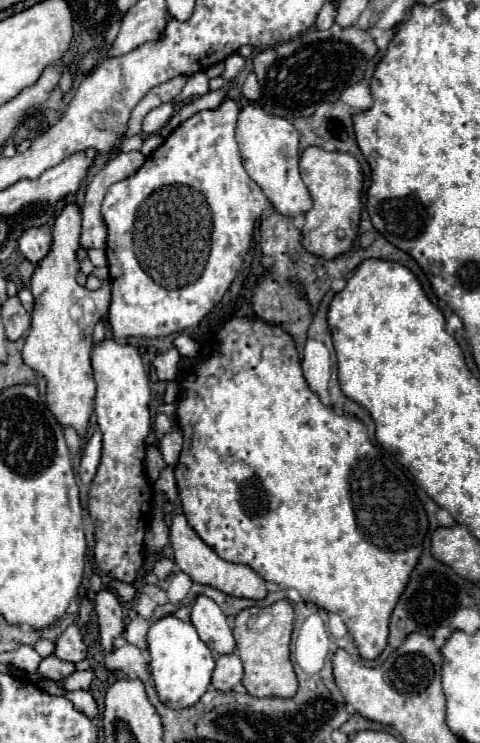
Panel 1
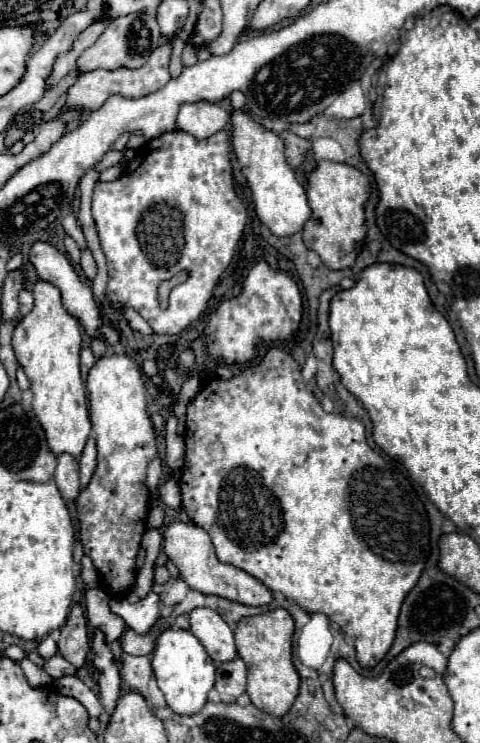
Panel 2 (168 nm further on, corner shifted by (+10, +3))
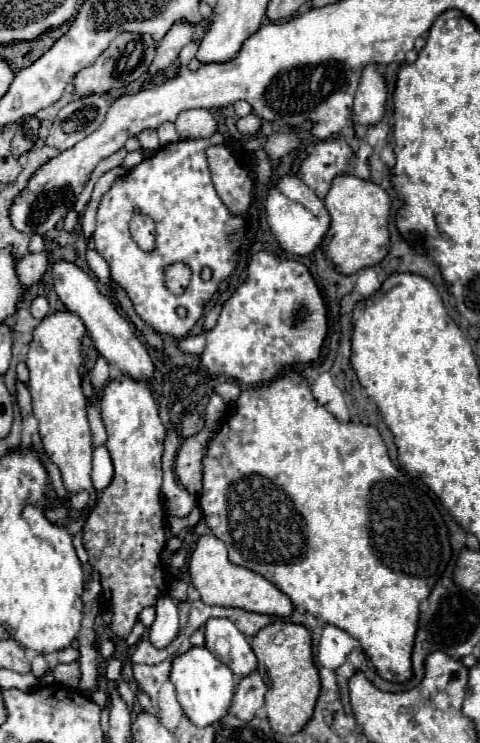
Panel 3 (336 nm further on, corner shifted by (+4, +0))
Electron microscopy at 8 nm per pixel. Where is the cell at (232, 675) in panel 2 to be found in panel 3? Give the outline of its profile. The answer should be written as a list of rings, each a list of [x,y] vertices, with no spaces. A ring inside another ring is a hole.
[[[257,671],[251,673],[249,677],[239,681],[233,697],[231,713],[243,721],[251,721],[257,709],[265,705],[265,693],[267,693],[267,685],[263,677]]]

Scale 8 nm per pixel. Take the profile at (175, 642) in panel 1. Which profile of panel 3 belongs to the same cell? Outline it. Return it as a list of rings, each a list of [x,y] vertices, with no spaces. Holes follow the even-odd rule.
[[[191,647],[185,655],[175,657],[171,667],[171,683],[175,685],[179,705],[191,719],[191,723],[197,727],[207,727],[221,721],[229,713],[237,687],[237,677],[205,647]]]

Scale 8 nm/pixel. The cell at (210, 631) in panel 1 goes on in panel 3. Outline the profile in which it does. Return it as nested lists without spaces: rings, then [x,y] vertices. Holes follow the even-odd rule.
[[[209,619],[205,625],[205,647],[223,661],[239,679],[257,669],[257,657],[245,635],[229,619]]]

